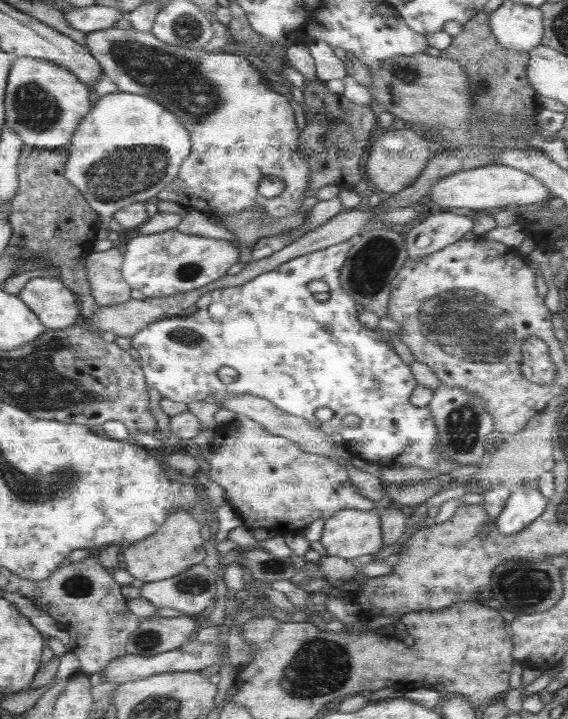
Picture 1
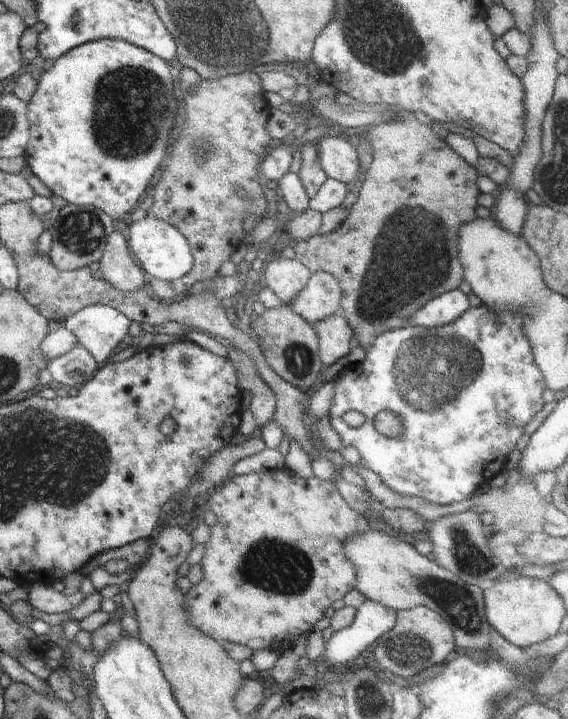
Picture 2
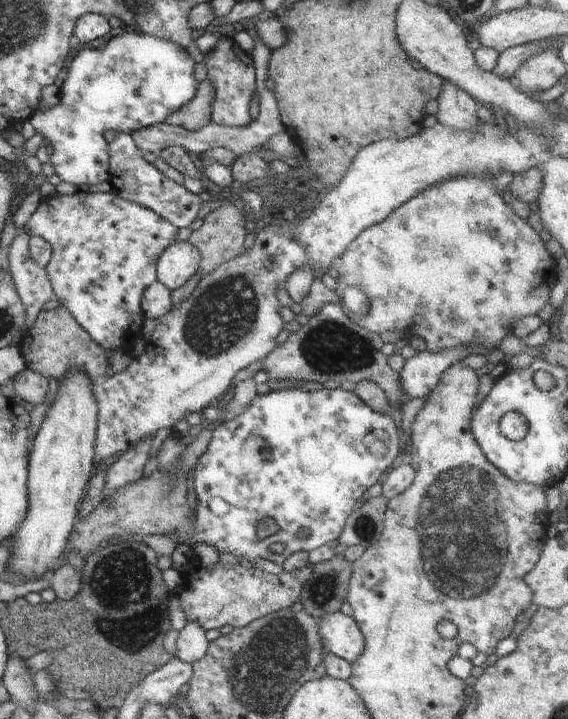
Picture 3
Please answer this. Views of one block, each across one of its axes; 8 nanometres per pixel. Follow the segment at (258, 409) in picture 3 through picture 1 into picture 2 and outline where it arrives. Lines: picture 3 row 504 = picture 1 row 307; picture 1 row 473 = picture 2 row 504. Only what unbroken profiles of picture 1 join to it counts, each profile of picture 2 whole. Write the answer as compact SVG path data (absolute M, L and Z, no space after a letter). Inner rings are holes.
M485 305L478 306L478 308L469 307L462 316L447 326L423 328L404 325L400 329L385 331L375 339L375 342L366 351L366 357L363 362L349 364L346 370L340 372L333 380L336 381L336 394L334 394L334 400L329 411L332 427L342 438L343 447L353 446L358 450L361 459L358 466L361 465L377 473L382 483L394 491L394 496L395 494L416 496L438 505L450 505L465 500L484 482L488 482L500 472L504 473L507 471L508 455L515 450L518 440L523 436L524 427L542 409L544 405L542 393L547 388L543 375L534 361L530 344L524 335L521 313L514 313L513 311L496 313L493 312L493 308L490 309ZM351 410L358 411L364 415L366 420L364 420L364 424L360 428L351 428L342 419L342 416ZM381 411L391 411L401 417L401 422L403 423L401 436L398 436L398 438L387 438L378 433L374 425L374 418Z

